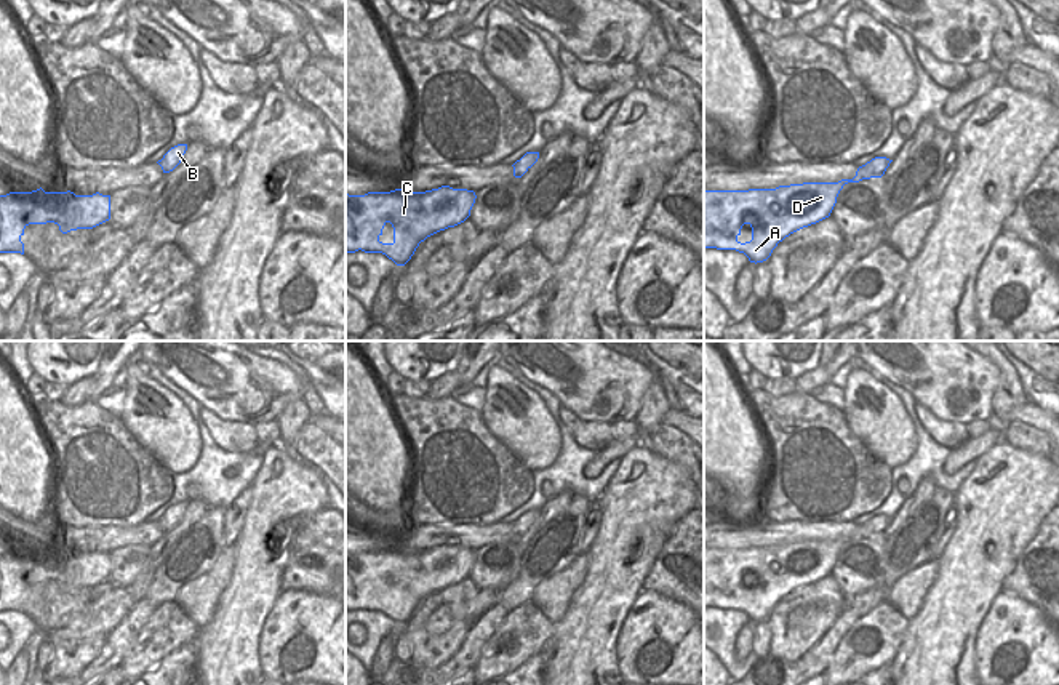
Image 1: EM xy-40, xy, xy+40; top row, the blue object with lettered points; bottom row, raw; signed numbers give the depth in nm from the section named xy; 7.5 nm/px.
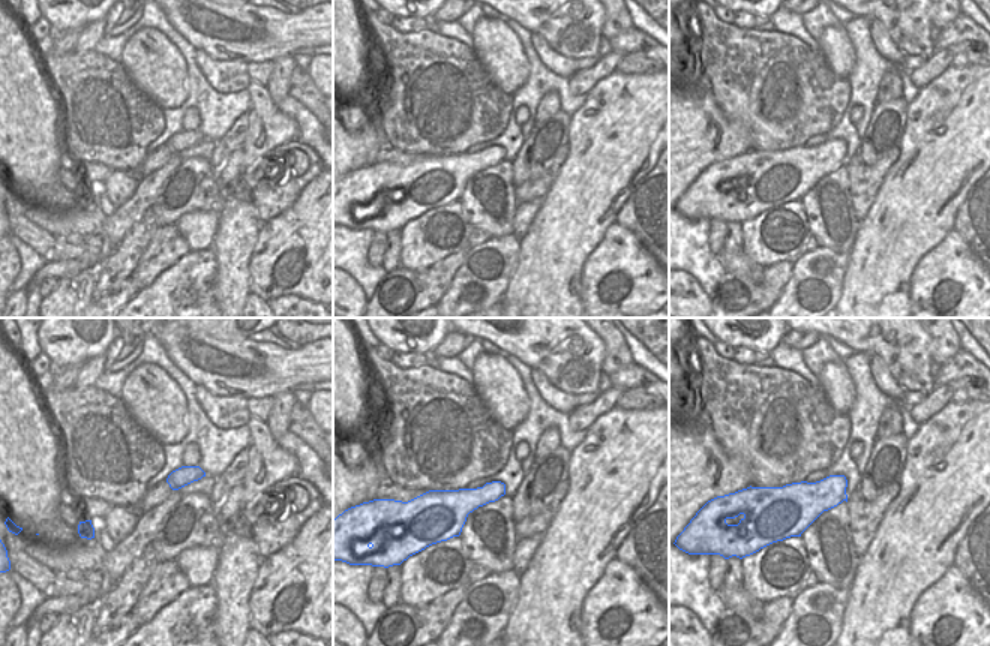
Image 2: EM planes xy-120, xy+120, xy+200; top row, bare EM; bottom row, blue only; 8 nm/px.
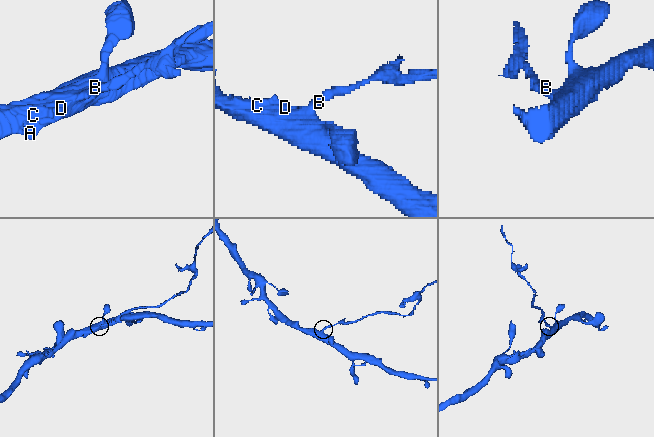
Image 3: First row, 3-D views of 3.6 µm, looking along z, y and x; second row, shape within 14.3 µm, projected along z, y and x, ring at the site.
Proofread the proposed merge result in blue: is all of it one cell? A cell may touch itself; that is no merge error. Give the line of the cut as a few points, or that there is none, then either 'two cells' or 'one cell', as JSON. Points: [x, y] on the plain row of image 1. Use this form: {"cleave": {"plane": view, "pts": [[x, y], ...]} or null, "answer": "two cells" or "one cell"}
{"cleave": {"plane": "xy", "pts": [[522, 516], [528, 525]]}, "answer": "two cells"}

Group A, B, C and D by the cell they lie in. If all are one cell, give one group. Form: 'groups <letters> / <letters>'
groups A C D / B

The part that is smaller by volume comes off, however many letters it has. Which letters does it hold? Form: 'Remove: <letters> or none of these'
Remove: B

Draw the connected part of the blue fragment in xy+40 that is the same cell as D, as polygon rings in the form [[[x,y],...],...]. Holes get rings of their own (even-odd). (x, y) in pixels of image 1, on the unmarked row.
[[[875,515],[859,525],[853,538],[838,541],[749,549],[704,547],[704,608],[736,608],[750,621],[763,621],[785,595],[829,576],[845,543],[881,536],[885,530],[885,520]],[[744,583],[752,586],[752,599],[741,602],[737,595]]]

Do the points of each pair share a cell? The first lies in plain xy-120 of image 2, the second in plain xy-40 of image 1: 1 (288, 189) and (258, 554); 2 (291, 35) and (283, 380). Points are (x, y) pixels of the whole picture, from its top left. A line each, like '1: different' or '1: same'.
1: different
2: same

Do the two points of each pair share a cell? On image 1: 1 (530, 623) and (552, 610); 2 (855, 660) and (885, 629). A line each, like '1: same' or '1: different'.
1: different
2: same

